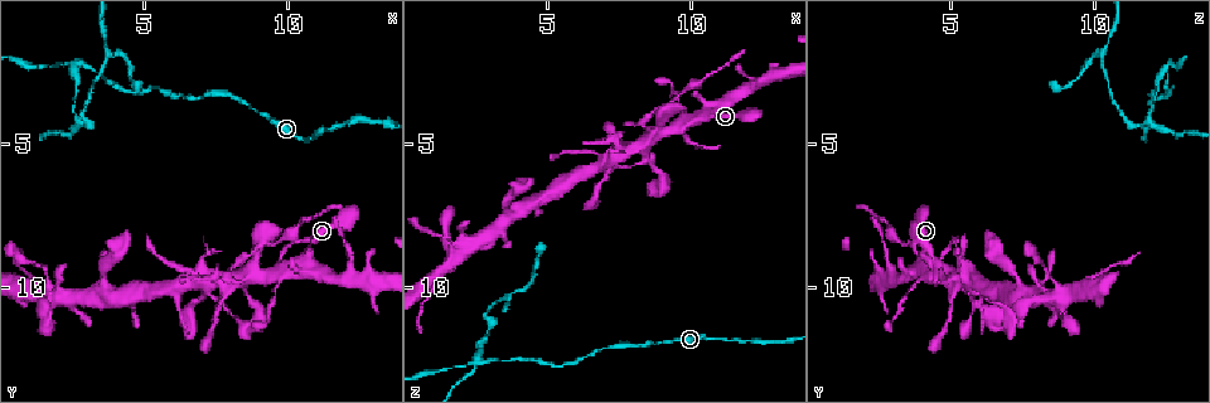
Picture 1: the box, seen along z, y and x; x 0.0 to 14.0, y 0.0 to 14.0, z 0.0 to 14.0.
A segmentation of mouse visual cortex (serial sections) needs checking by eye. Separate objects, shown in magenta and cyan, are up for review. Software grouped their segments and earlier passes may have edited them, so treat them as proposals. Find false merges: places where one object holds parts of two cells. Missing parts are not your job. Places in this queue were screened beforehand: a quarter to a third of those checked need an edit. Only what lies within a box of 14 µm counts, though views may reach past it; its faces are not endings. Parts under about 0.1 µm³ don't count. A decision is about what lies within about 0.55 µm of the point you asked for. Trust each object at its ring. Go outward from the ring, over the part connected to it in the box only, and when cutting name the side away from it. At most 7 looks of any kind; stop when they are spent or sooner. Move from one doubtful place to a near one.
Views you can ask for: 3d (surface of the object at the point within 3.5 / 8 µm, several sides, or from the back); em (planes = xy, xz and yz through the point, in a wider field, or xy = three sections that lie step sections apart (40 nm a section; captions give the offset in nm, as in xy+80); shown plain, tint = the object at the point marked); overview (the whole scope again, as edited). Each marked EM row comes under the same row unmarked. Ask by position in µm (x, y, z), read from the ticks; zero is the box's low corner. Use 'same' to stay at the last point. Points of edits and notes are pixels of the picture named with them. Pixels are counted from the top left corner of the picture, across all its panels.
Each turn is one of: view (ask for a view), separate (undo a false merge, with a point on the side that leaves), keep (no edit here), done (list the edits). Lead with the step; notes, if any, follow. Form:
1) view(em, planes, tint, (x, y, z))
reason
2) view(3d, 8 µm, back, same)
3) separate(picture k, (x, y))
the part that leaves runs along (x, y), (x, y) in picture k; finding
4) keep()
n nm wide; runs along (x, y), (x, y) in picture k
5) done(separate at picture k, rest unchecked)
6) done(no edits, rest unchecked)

view(3d, 3.5 µm, (7.1, 9.8, 5.6))
thin arm on a thick one

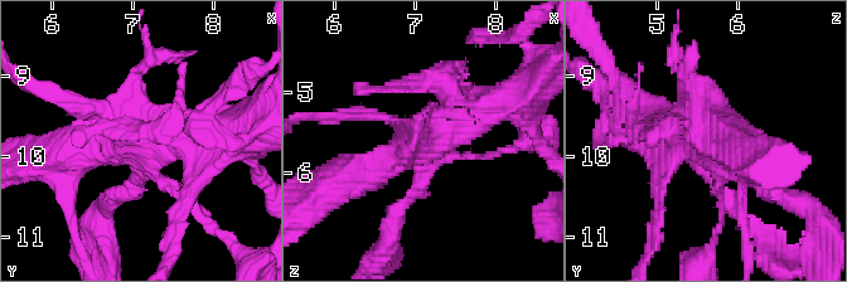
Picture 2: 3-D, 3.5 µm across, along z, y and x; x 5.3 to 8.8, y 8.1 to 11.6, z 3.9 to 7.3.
view(em, xy, step 1, tint, (7.05, 9.75, 5.65))

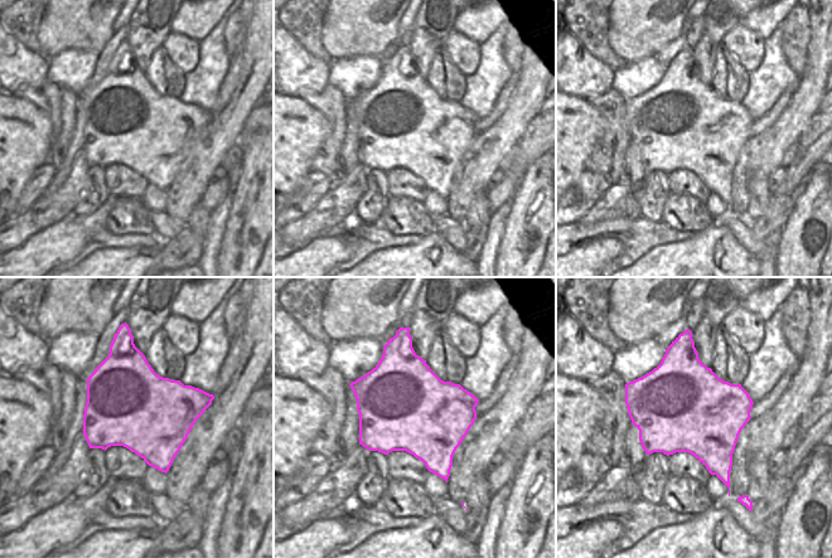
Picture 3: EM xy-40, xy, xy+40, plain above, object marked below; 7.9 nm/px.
keep()
700 nm wide; runs along (492, 107), (371, 171), (344, 178) in picture 2; all the same cell

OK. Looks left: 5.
view(em, xy, step 2, tint, (8.8, 3.8, 11.9))

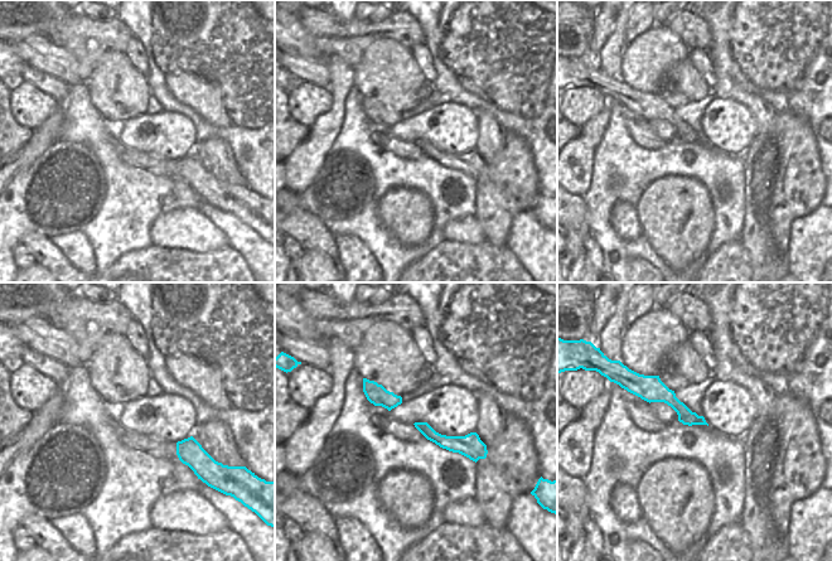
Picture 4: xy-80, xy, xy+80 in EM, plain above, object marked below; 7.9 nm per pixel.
view(3d, 3.5 µm, same)

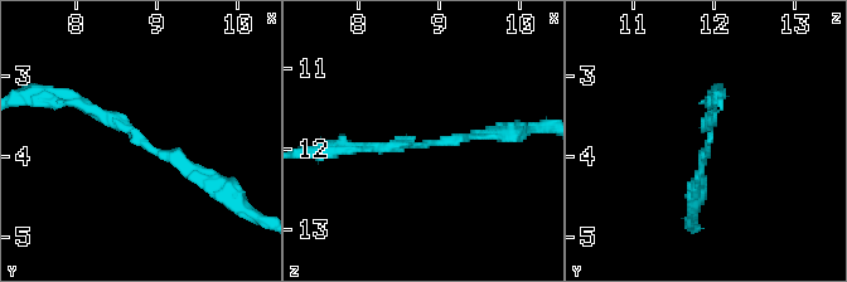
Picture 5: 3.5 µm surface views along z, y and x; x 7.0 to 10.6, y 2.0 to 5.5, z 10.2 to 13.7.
keep()
arms of 150, 150 nm; runs along (223, 184), (80, 103) in picture 5; continuous, no second cell

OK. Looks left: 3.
view(3d, 3.5 µm, (5.4, 3.0, 12.7))

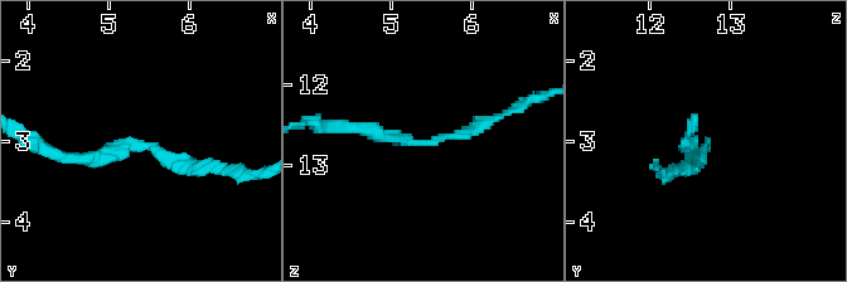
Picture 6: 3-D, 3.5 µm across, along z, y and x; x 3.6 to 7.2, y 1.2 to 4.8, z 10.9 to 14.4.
view(em, xy, step 2, tint, (5.35, 3.05, 12.75))
arms of 150, 150 nm

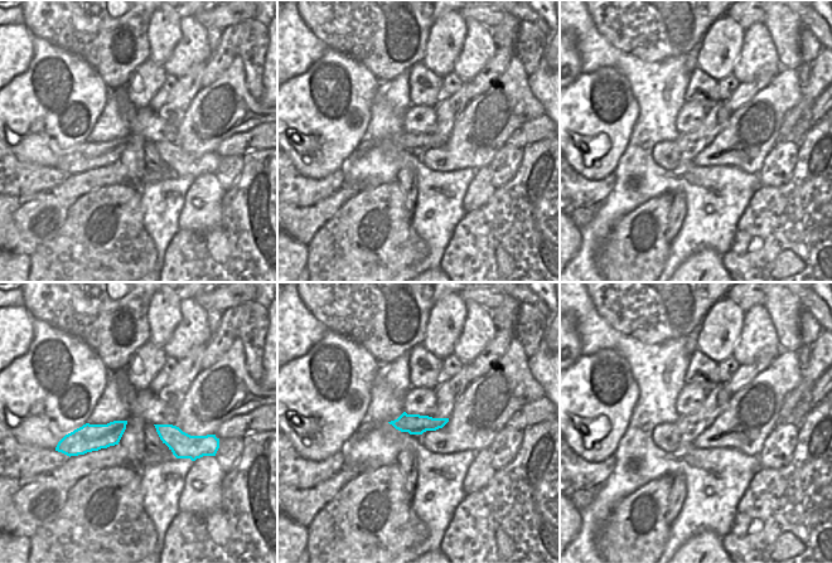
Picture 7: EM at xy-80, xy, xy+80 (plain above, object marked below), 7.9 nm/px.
keep()
runs along (211, 168), (153, 145), (59, 156) in picture 6; all the same cell

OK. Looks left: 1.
done(no edits, rest unchecked)

